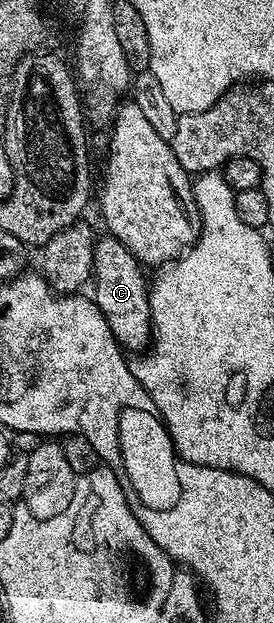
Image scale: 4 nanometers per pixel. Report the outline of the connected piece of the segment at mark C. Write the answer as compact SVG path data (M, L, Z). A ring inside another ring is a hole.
M104 234L93 246L93 268L90 279L91 295L98 310L106 318L121 349L132 354L140 354L152 343L152 315L150 314L149 277L144 277L145 269L134 254L118 238Z

